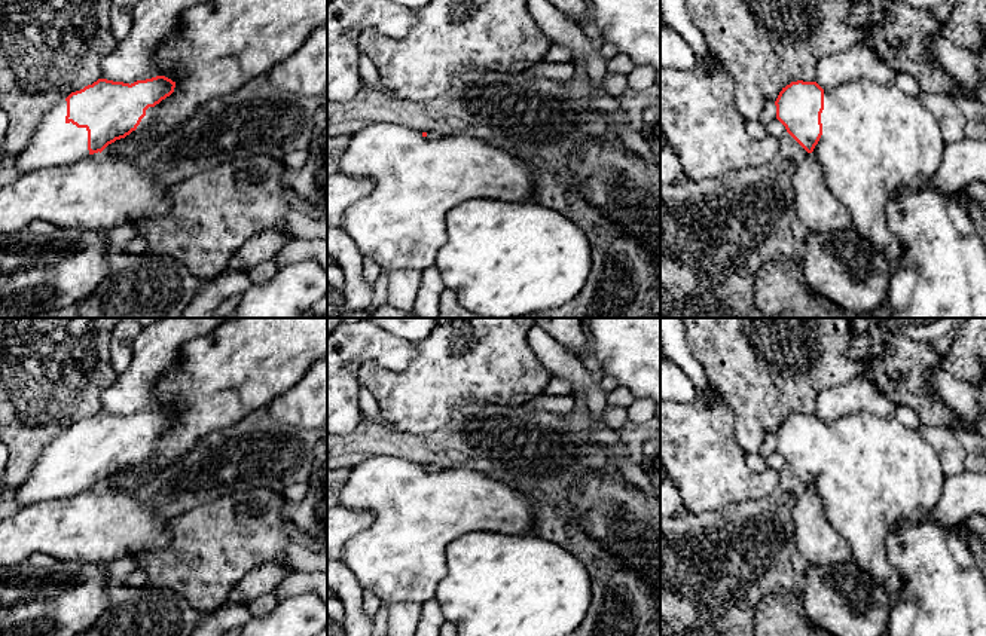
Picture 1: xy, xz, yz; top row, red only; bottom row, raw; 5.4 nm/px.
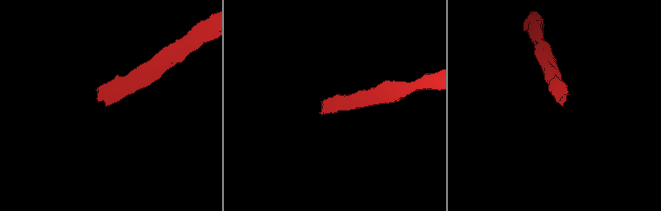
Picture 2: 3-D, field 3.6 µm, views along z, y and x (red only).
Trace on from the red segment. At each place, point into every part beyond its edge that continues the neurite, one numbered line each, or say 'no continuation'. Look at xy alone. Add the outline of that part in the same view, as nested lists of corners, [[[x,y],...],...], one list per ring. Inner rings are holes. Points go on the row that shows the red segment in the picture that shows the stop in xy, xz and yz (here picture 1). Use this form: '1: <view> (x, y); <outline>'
1: xy (220, 45); [[[208,0],[187,9],[180,25],[156,51],[158,76],[175,83],[174,92],[146,110],[135,131],[109,144],[101,153],[119,160],[135,158],[158,137],[180,128],[205,103],[238,91],[266,74],[299,49],[306,37],[327,24],[327,0]]]

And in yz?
1: yz (876, 140); [[[857,79],[824,91],[821,123],[822,135],[812,153],[824,171],[830,192],[849,212],[852,227],[877,247],[894,269],[901,262],[904,245],[889,227],[886,205],[898,189],[921,189],[937,174],[944,152],[937,122],[918,97],[906,95],[894,83]]]

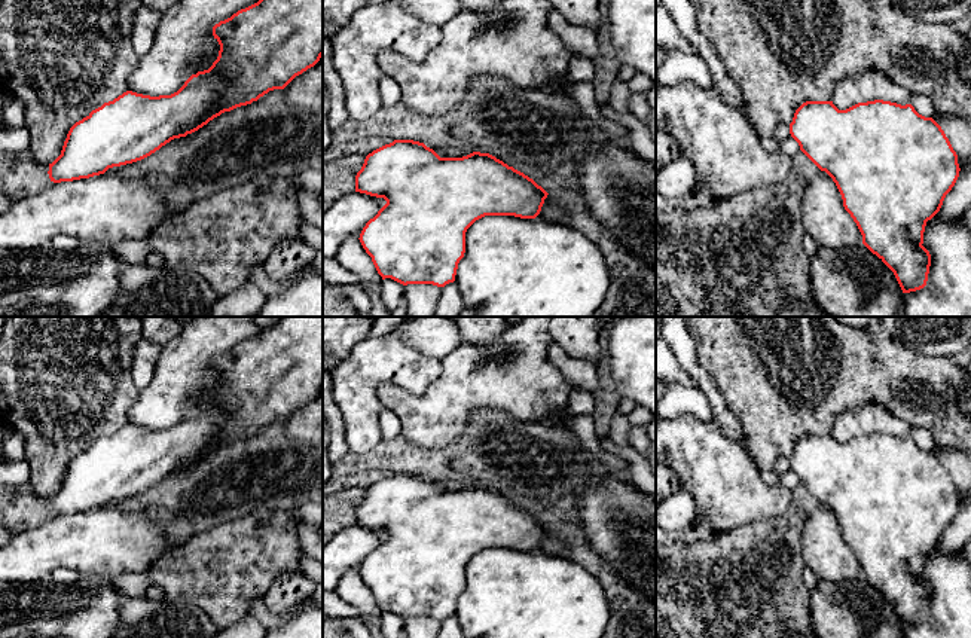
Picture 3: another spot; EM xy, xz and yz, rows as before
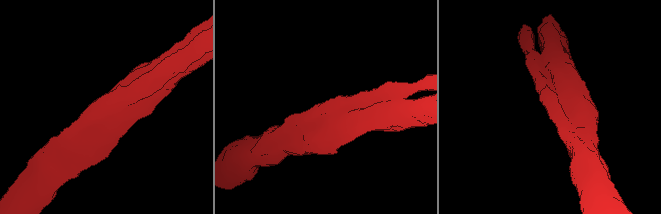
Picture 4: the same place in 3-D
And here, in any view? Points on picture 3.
no continuation

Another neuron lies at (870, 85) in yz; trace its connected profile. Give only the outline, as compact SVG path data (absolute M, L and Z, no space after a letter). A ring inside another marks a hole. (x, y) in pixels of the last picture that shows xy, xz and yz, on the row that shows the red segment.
M865 70L842 77L833 91L831 101L839 110L858 103L883 100L901 106L910 104L912 92L894 83L877 70Z

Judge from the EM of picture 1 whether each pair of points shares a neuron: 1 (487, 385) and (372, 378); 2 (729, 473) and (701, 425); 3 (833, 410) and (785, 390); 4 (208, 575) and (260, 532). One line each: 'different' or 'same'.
1: same
2: same
3: different
4: same

